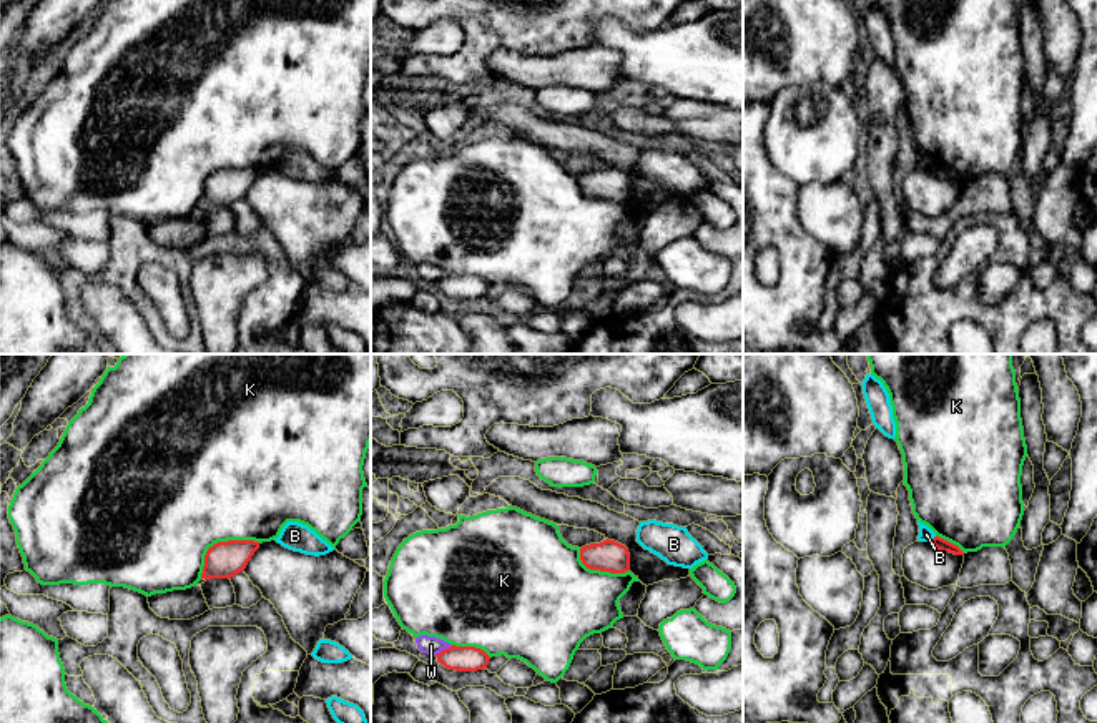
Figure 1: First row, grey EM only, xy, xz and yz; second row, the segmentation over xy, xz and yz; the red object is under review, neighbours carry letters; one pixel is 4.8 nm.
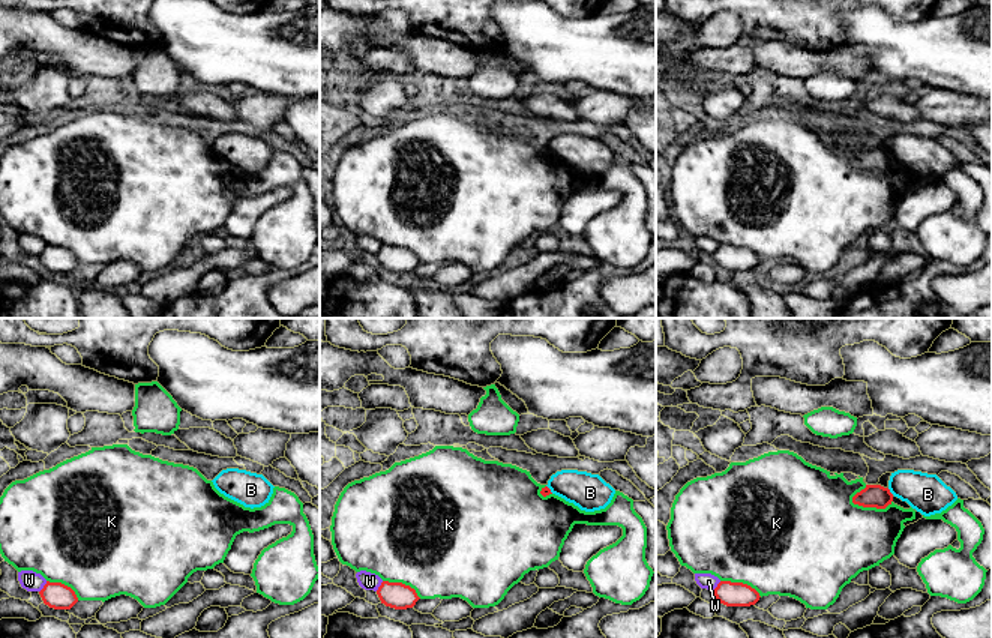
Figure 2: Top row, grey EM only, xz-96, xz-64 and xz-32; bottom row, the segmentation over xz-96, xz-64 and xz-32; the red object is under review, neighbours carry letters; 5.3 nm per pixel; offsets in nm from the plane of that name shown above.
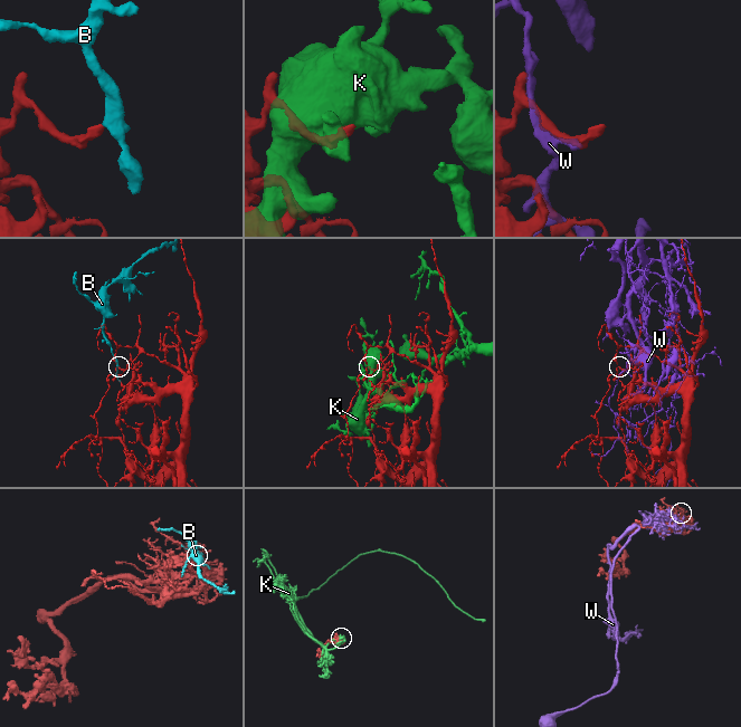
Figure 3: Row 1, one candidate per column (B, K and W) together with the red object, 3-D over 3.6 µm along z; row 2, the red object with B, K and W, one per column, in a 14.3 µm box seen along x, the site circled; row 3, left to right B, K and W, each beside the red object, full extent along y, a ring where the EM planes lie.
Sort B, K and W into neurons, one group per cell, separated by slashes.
B / K / W

